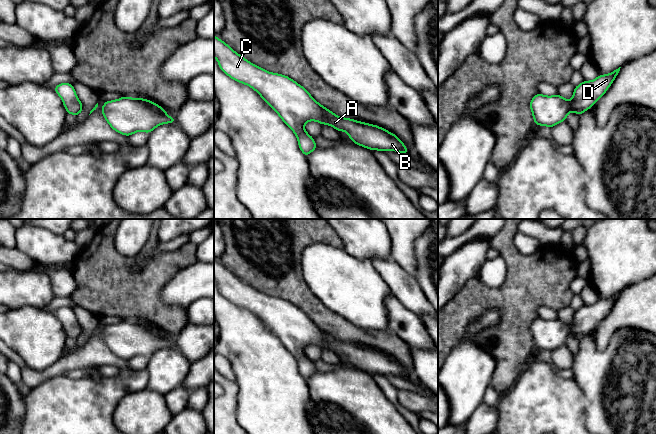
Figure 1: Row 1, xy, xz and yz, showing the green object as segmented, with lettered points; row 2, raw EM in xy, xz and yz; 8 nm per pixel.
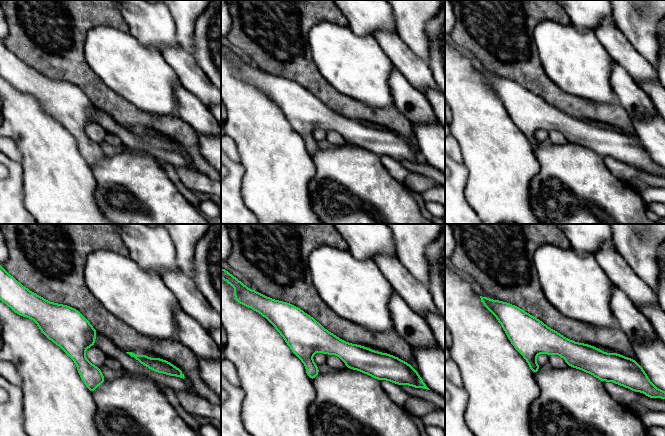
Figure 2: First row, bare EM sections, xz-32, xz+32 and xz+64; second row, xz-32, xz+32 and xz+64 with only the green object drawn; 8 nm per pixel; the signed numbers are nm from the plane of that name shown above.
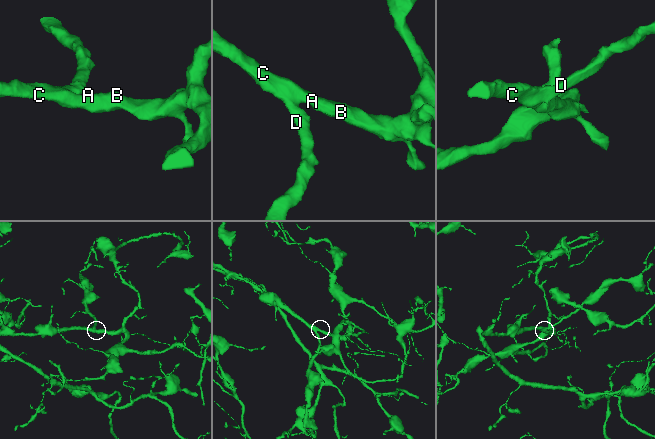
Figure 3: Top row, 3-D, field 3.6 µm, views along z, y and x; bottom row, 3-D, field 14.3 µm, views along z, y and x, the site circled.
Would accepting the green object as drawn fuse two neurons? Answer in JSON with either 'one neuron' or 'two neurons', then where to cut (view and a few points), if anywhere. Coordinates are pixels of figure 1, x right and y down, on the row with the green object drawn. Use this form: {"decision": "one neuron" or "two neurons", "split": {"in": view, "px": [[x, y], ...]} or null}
{"decision": "one neuron", "split": null}

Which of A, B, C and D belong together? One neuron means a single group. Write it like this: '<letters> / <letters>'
A B C D

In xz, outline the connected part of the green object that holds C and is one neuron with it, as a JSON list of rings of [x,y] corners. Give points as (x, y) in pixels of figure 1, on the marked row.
[[[215,35],[214,57],[226,75],[253,88],[281,117],[297,136],[299,148],[305,156],[318,147],[304,129],[310,120],[345,131],[355,144],[372,151],[397,151],[408,155],[406,146],[393,133],[376,125],[335,115],[297,82],[252,64]]]

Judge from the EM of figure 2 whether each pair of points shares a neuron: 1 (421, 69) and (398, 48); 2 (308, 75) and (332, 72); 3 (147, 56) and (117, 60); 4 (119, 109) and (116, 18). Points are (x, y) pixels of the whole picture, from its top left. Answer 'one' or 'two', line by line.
1: one
2: two
3: one
4: one

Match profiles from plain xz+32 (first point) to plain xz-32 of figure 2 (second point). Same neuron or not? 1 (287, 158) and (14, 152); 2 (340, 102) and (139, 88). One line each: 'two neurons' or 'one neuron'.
1: two neurons
2: two neurons

